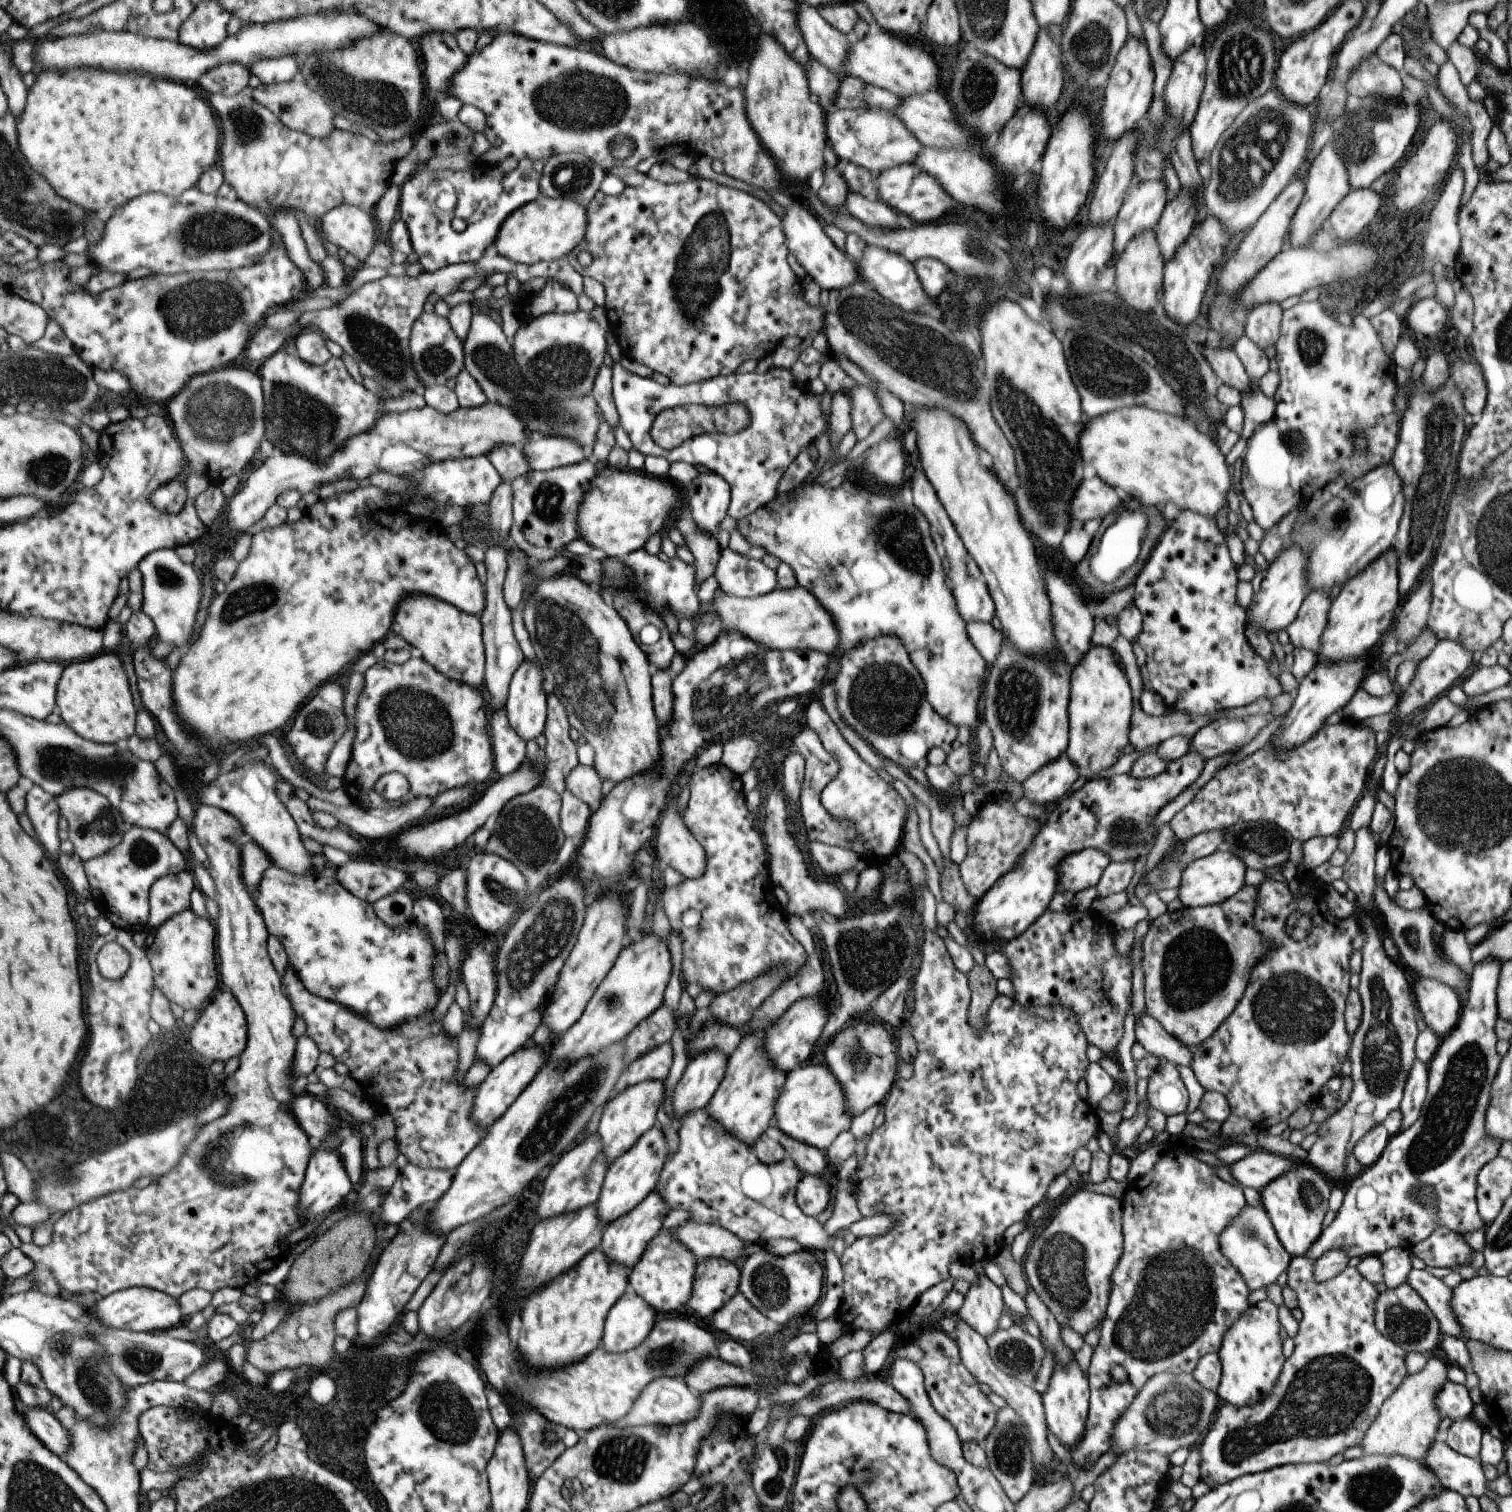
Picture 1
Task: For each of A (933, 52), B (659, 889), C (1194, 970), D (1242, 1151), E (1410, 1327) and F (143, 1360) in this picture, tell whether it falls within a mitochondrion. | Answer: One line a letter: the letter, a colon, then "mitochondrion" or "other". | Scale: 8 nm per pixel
A: other
B: other
C: mitochondrion
D: other
E: mitochondrion
F: mitochondrion

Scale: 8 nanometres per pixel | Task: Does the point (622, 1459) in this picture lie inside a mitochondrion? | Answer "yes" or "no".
yes

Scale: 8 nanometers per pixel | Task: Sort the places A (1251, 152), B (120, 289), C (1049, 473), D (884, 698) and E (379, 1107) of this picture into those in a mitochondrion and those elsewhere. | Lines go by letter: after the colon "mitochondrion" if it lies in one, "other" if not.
A: mitochondrion
B: other
C: mitochondrion
D: mitochondrion
E: other

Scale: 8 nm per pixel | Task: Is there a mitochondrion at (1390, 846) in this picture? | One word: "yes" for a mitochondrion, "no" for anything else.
no

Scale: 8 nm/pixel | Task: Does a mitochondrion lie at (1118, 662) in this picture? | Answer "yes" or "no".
no

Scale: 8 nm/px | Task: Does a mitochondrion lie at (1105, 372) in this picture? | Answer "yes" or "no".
yes

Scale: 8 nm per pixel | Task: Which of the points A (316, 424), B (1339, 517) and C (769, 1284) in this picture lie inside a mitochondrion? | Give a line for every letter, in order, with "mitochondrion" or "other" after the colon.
A: mitochondrion
B: mitochondrion
C: mitochondrion

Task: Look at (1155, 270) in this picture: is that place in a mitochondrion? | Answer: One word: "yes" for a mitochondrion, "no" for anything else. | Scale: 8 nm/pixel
no

